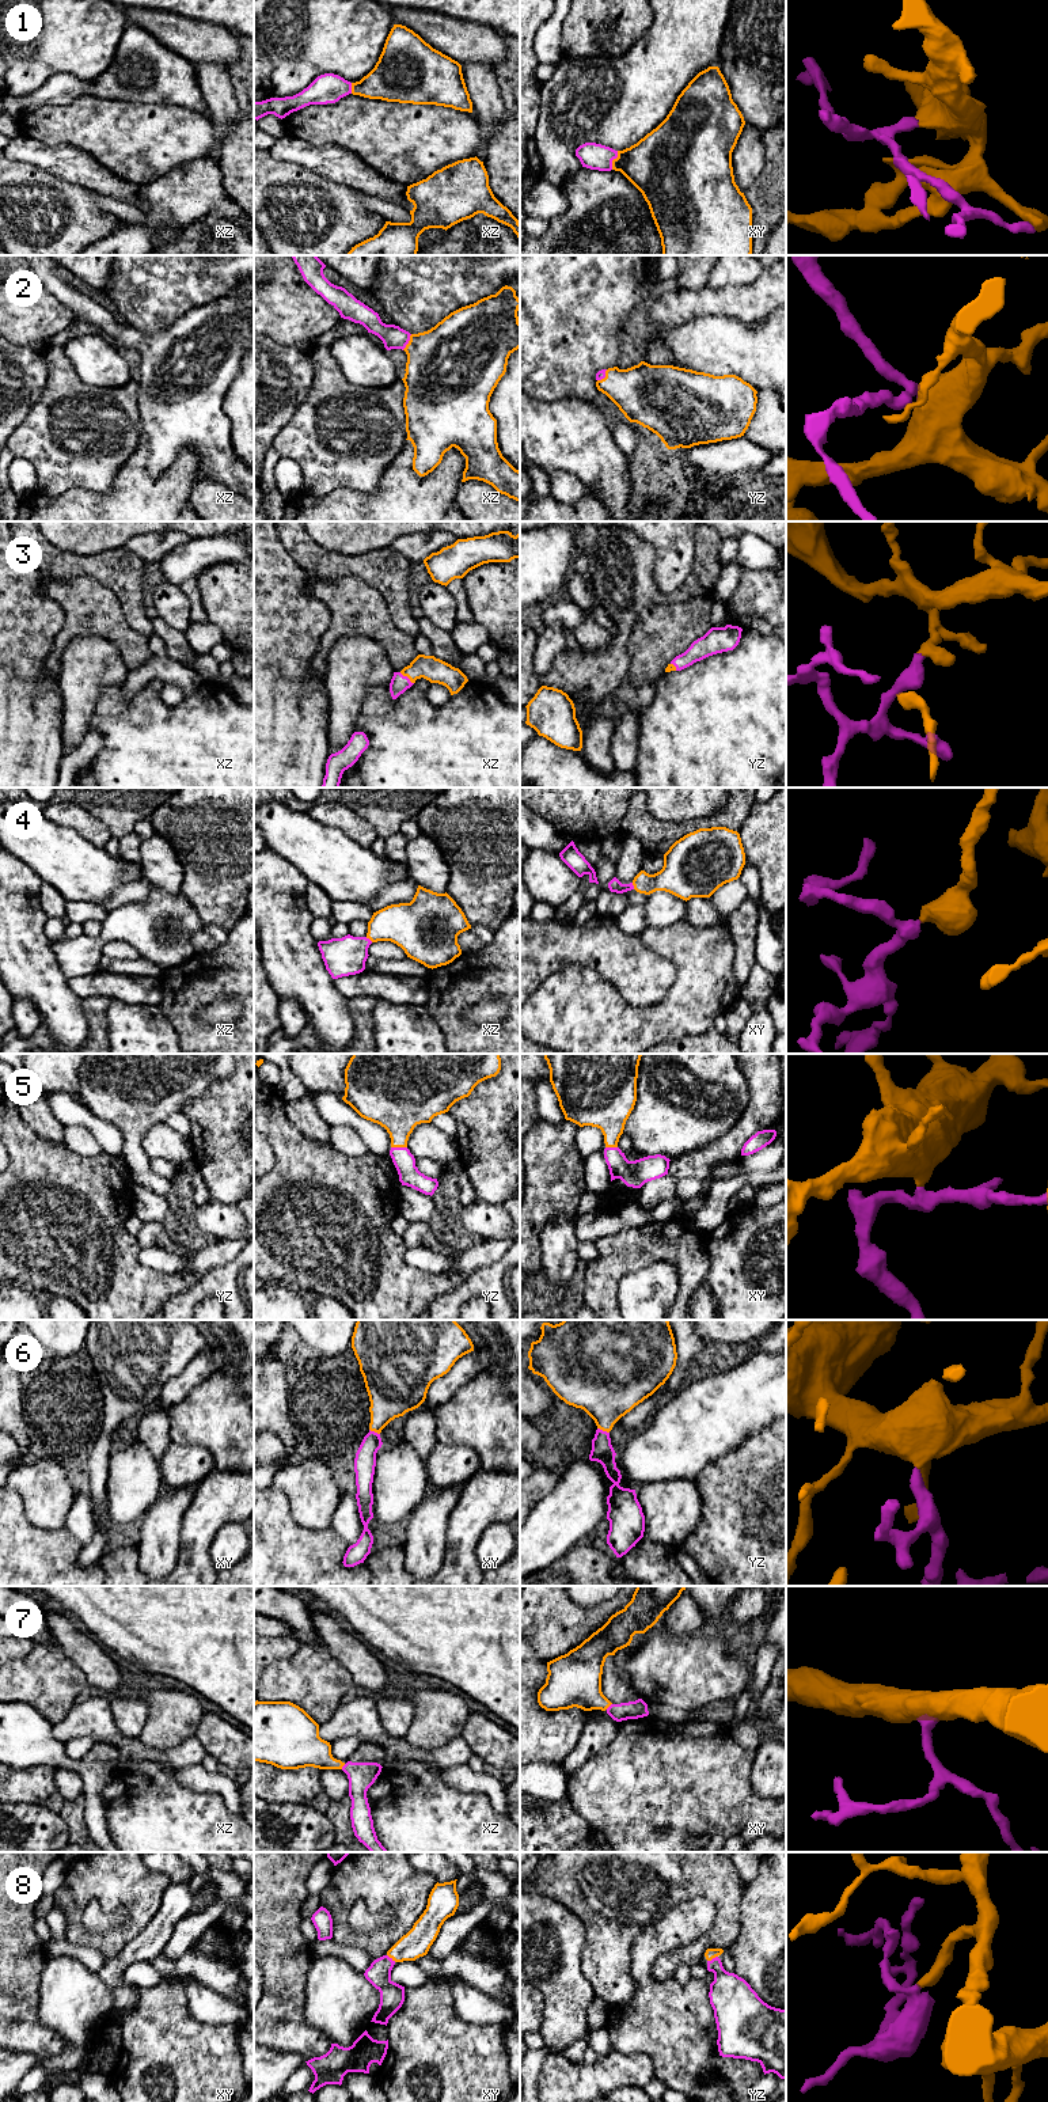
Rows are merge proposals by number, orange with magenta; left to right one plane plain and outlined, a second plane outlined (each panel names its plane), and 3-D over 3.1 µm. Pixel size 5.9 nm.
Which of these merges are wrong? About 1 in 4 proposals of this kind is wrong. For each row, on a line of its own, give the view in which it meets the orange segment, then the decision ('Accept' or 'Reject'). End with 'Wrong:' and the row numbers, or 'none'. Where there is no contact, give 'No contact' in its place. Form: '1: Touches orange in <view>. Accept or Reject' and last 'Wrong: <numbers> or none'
1: Touches orange in xy. Accept
2: Touches orange in xz. Accept
3: Touches orange in xz. Accept
4: Touches orange in xz. Accept
5: Touches orange in yz. Accept
6: Touches orange in yz. Accept
7: Touches orange in xy. Accept
8: Touches orange in yz. Accept
Wrong: none

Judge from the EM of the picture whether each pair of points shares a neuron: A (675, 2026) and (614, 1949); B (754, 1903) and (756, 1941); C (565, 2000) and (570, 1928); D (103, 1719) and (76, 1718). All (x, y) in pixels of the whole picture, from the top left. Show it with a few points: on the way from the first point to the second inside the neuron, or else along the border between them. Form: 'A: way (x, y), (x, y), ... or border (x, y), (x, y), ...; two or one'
A: border (637, 1937), (630, 1953), (634, 1994), (629, 2000); two
B: way (756, 1912), (756, 1931); one
C: way (565, 1983), (566, 1946); one
D: way (97, 1719), (83, 1719); one

